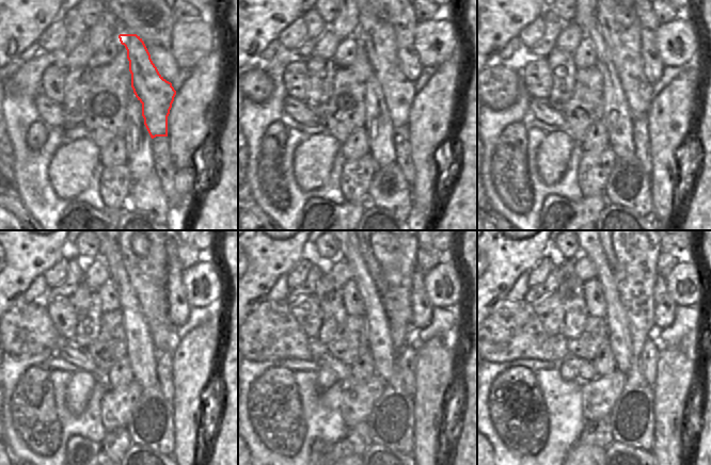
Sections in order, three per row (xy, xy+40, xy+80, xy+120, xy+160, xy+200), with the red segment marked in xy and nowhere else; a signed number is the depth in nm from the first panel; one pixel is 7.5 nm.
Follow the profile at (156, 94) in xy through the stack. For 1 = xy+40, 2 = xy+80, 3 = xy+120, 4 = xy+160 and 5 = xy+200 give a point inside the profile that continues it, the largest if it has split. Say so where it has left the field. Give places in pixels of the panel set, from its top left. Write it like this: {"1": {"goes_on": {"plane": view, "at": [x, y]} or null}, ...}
{"1": {"goes_on": {"plane": "xy+40", "at": [378, 38]}}, "2": {"goes_on": {"plane": "xy+80", "at": [622, 42]}}, "3": {"goes_on": {"plane": "xy+120", "at": [153, 300]}}, "4": {"goes_on": {"plane": "xy+160", "at": [375, 269]}}, "5": {"goes_on": {"plane": "xy+200", "at": [609, 252]}}}

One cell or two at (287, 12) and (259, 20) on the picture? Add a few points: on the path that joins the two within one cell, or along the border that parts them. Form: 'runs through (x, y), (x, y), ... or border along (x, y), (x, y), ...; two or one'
runs through (281, 12), (268, 12), (266, 14); one

